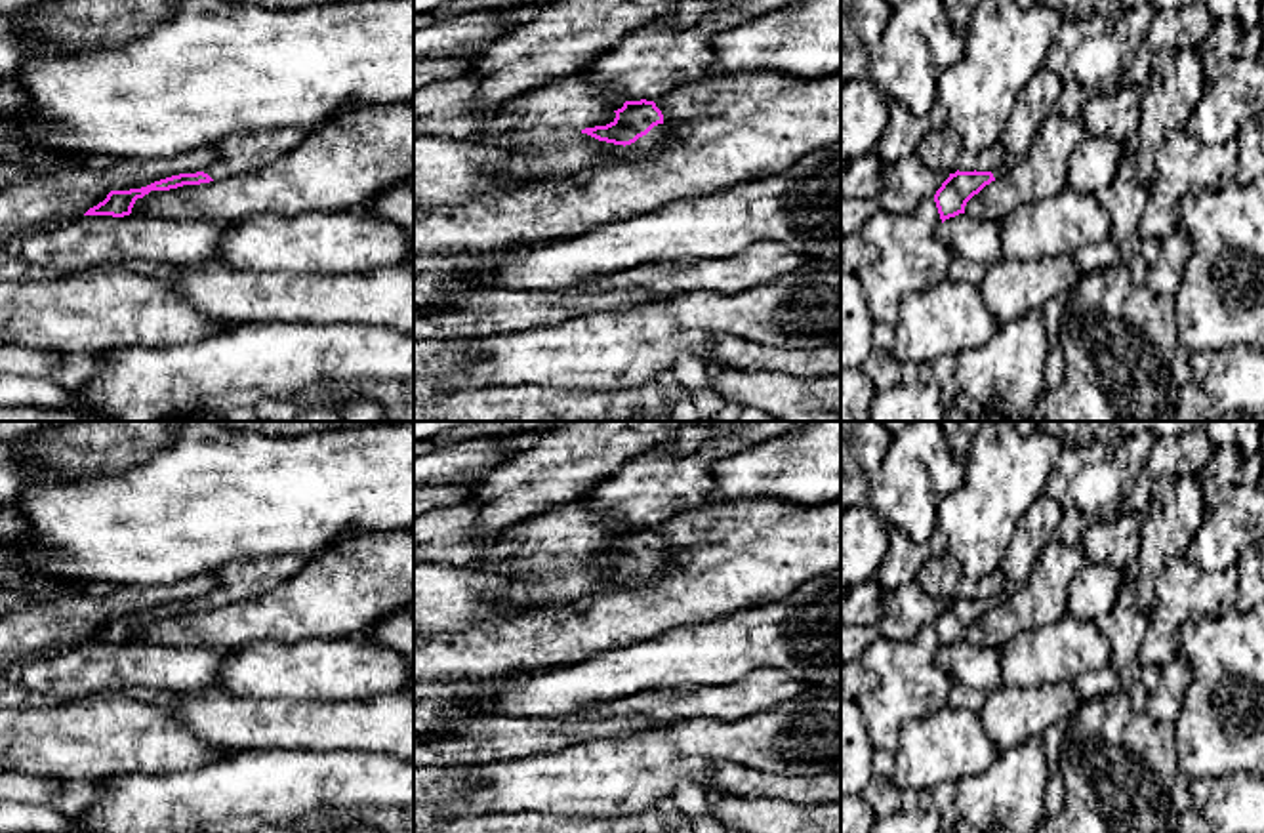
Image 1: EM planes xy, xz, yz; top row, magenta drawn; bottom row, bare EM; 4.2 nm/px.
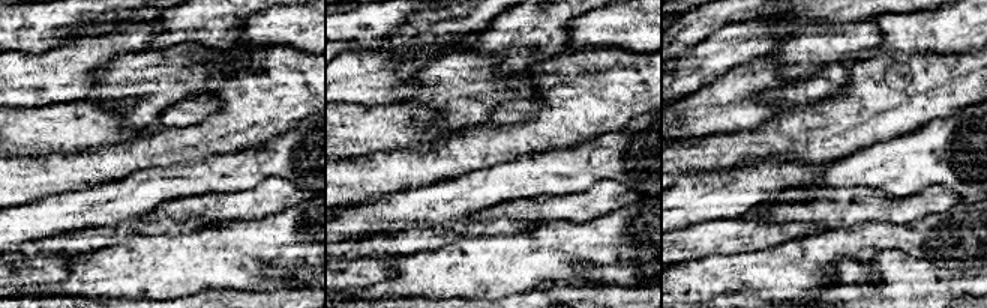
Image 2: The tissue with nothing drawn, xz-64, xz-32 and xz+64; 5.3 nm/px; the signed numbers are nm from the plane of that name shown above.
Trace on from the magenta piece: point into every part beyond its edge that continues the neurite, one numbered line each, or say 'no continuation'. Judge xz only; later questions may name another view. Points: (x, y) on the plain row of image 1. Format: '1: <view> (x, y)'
1: xz (647, 574)

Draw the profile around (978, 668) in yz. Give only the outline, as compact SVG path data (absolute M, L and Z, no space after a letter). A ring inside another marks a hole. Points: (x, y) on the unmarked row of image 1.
M959 640L942 650L942 665L968 688L989 692L1003 684L1001 650Z

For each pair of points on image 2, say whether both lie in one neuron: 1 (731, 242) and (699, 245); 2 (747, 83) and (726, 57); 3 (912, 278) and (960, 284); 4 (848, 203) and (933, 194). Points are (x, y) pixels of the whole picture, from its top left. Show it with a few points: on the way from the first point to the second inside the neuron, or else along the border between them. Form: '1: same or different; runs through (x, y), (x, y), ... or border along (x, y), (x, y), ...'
1: same; runs through (723, 242), (707, 242)
2: different; border along (768, 57), (734, 66), (704, 84)
3: same; runs through (924, 284), (948, 284)
4: same; runs through (869, 208), (912, 208)

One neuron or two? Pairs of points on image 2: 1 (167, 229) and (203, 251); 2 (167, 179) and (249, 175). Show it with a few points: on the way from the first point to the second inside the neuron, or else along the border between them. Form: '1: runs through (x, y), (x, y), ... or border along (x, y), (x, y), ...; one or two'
1: border along (212, 226), (176, 236), (141, 235); two
2: runs through (188, 179), (224, 178), (228, 175); one

